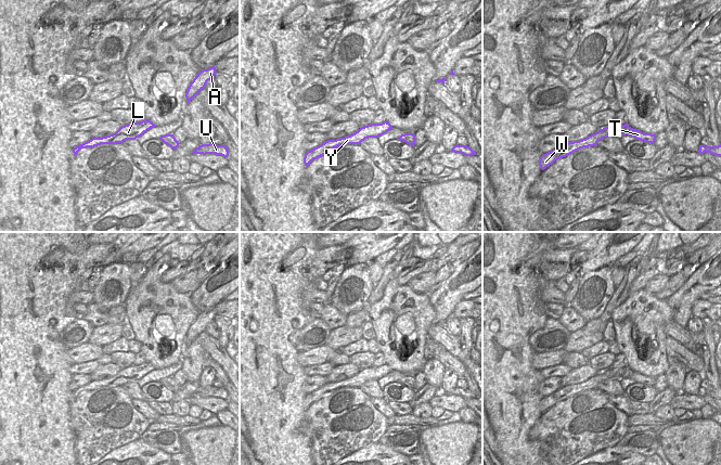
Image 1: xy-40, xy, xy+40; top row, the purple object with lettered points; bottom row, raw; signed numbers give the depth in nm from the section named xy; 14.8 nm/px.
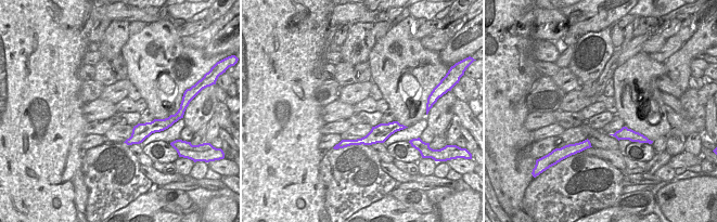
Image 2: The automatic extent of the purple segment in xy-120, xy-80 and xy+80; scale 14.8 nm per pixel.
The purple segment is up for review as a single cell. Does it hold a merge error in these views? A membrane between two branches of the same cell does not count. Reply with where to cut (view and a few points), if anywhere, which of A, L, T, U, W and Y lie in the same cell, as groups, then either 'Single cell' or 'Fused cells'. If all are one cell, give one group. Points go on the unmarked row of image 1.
Split along xy+40 (628, 369), (621, 377). Groups: A L W Y / T U. Fused cells

